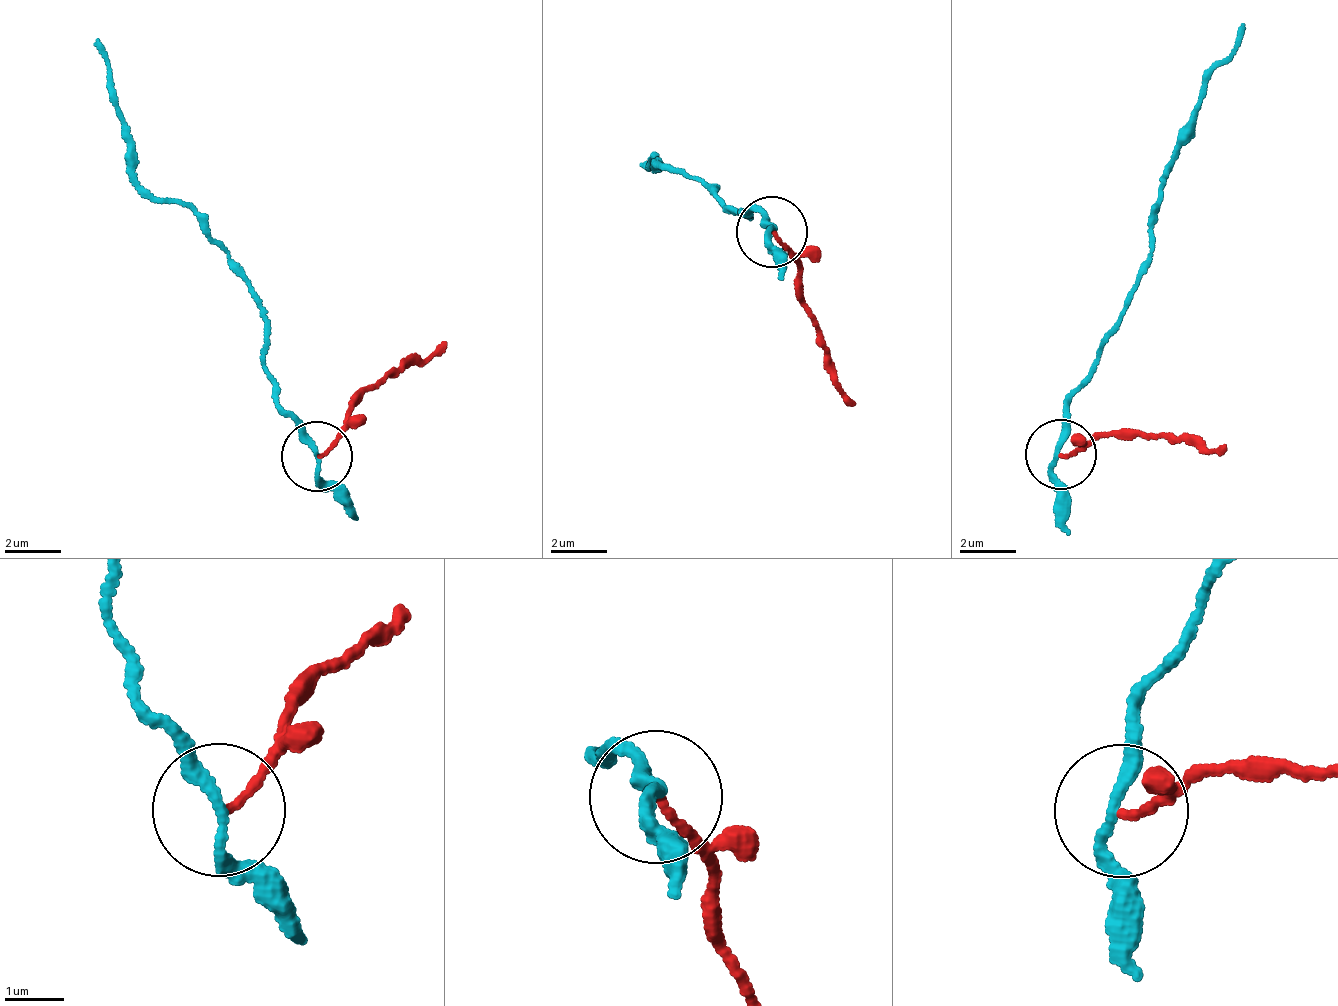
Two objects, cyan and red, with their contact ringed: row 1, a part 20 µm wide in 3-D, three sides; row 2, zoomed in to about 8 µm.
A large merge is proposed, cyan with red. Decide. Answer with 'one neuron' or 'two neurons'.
two neurons

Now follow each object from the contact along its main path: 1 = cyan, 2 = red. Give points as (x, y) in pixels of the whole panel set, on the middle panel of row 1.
1: (771, 229), (754, 208), (739, 212), (743, 212), (662, 164), (643, 161)
2: (771, 229), (802, 279), (825, 371), (856, 402)

